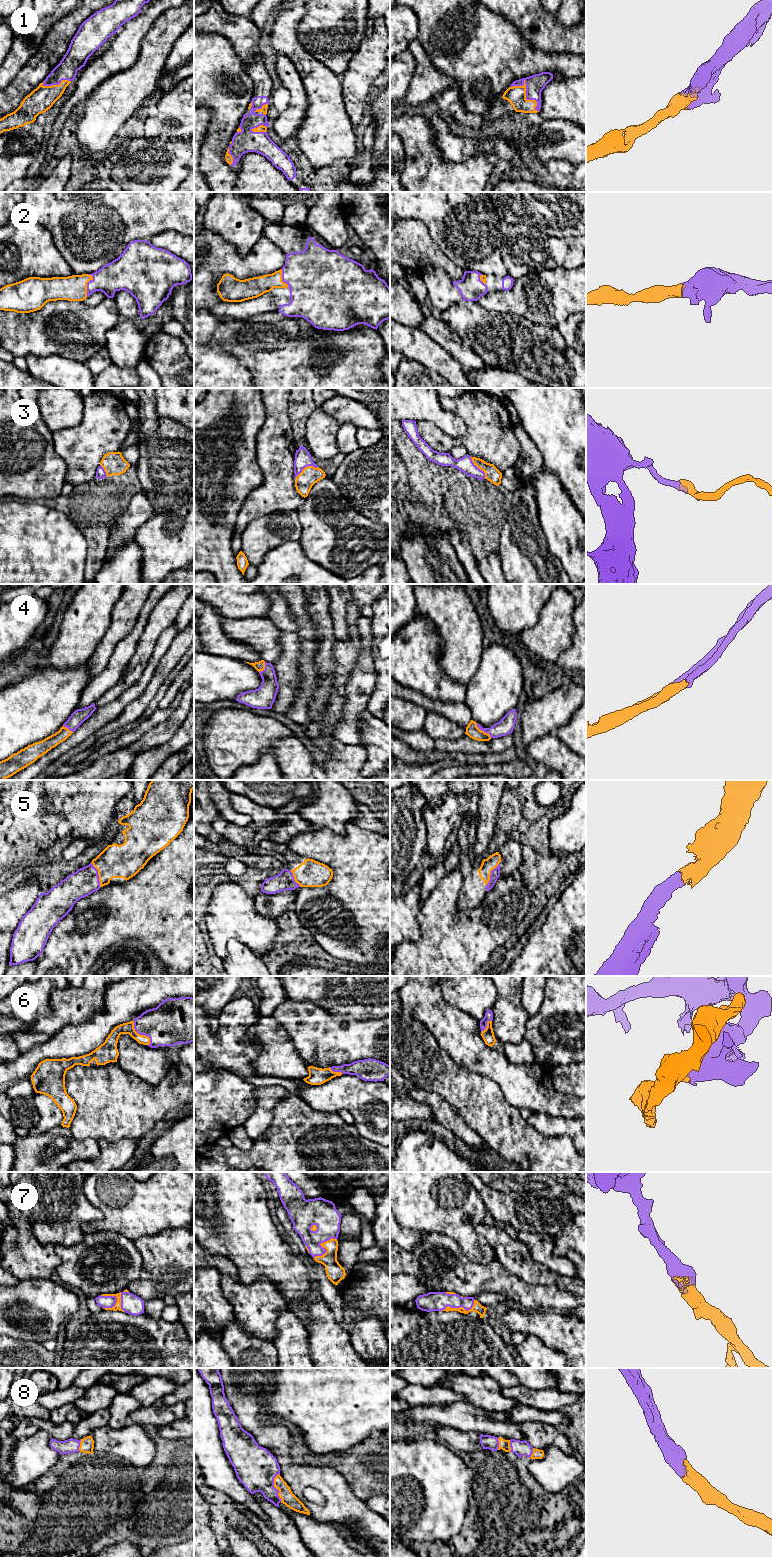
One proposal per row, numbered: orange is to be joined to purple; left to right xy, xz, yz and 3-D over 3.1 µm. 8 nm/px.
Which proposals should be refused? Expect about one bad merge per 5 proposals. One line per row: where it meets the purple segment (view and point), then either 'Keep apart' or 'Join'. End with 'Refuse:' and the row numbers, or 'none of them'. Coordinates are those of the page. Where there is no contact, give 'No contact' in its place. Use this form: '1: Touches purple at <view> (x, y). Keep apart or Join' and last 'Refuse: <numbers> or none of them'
1: Touches purple at yz (526, 94). Join
2: Touches purple at xy (87, 285). Join
3: Touches purple at yz (477, 467). Join
4: Touches purple at yz (483, 730). Join
5: Touches purple at xy (98, 875). Join
6: Touches purple at xy (141, 1034). Join
7: Touches purple at xz (322, 1247). Join
8: Touches purple at xz (274, 1487). Join
Refuse: none of them

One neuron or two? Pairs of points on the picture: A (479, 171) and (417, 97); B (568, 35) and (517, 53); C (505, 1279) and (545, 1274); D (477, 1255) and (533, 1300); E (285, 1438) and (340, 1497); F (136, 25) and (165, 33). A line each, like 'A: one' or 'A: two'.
A: two
B: two
C: two
D: two
E: one
F: two

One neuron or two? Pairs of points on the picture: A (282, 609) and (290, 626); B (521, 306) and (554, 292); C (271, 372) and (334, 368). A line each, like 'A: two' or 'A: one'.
A: one
B: one
C: one

